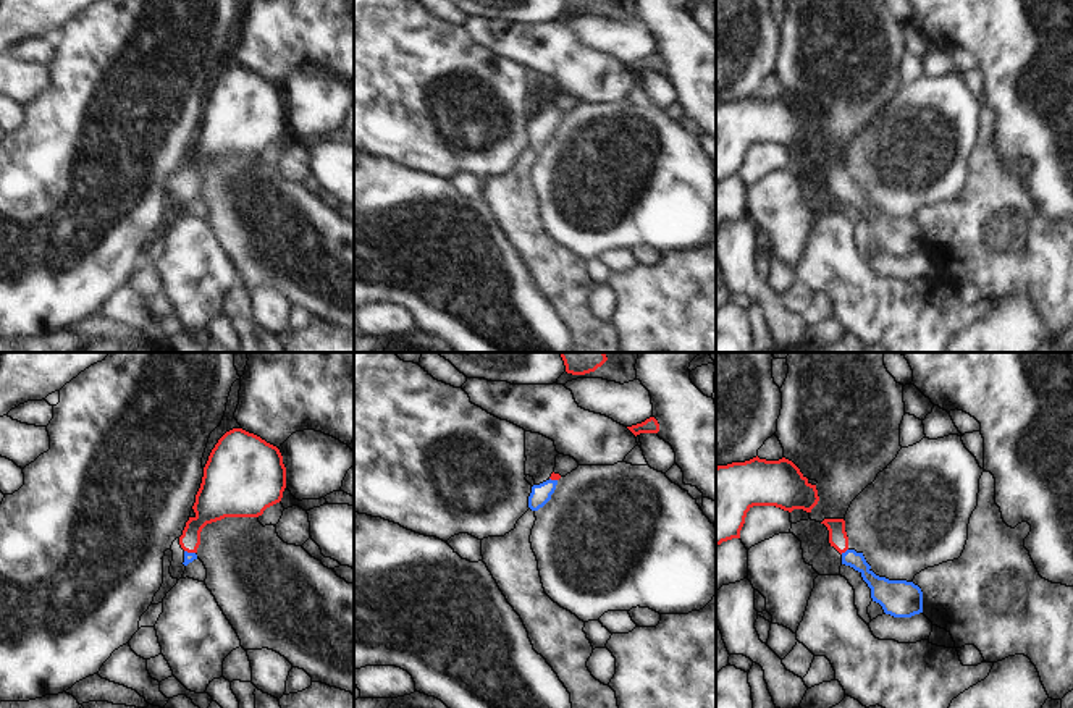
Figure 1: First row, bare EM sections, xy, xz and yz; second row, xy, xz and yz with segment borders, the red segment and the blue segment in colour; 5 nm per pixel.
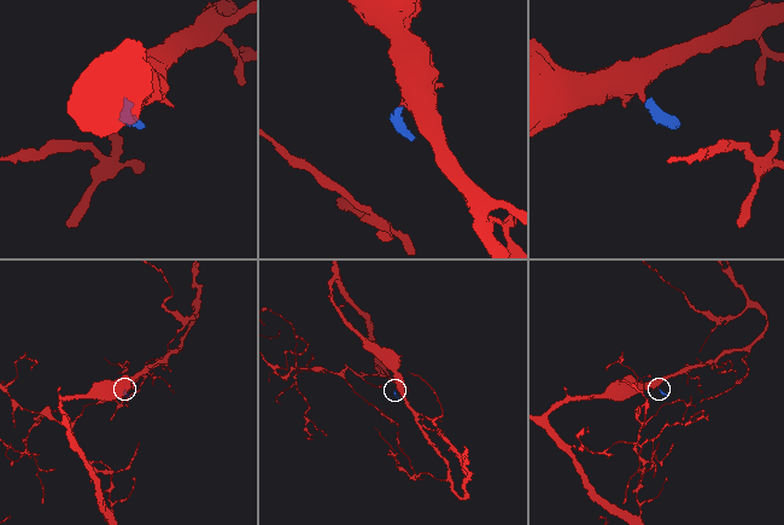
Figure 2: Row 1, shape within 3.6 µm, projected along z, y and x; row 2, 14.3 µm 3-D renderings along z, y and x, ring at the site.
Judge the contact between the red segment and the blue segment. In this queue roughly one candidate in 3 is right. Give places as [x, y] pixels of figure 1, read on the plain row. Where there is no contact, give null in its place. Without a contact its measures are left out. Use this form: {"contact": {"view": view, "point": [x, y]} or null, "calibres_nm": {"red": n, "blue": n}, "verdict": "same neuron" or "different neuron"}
{"contact": {"view": "yz", "point": [844, 189]}, "calibres_nm": {"red": 100, "blue": 100}, "verdict": "same neuron"}

